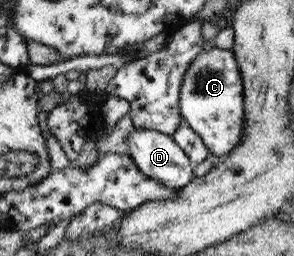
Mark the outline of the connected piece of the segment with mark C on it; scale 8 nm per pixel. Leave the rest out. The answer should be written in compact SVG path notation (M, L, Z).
M213 46L208 51L201 50L185 69L179 87L178 106L183 122L191 128L218 160L226 156L238 143L243 127L243 92L241 76L232 50L220 50Z

